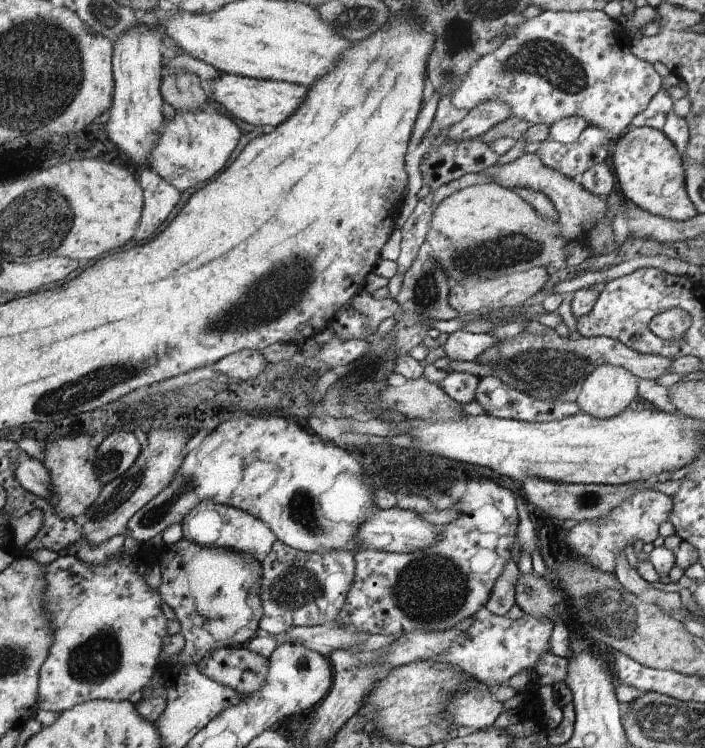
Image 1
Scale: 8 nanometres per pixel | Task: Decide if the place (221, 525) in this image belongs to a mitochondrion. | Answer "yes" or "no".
no

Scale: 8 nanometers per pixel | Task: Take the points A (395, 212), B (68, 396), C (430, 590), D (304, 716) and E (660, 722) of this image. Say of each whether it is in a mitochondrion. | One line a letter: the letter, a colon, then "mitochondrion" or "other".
A: other
B: mitochondrion
C: mitochondrion
D: other
E: mitochondrion

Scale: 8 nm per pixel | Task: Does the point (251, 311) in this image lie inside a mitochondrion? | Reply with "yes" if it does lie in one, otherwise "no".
yes

